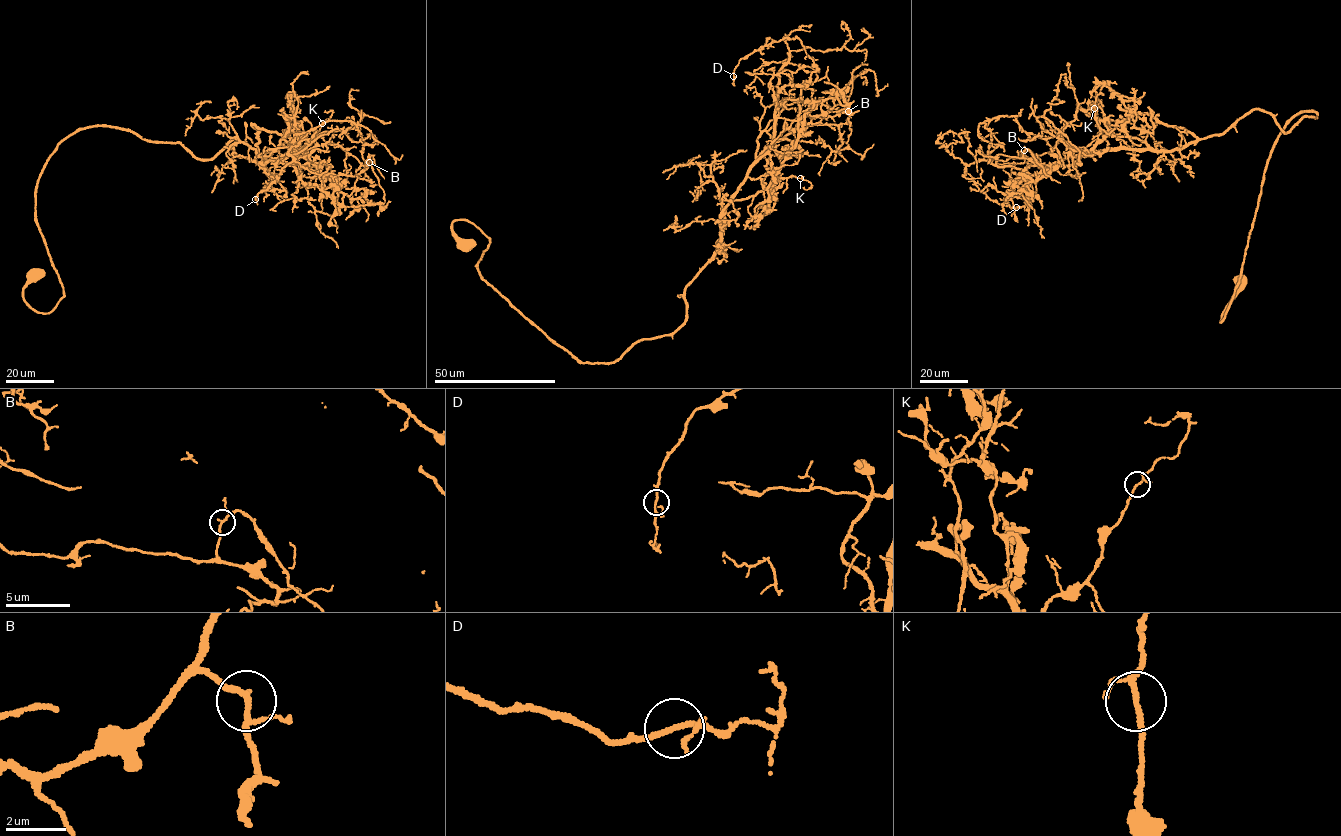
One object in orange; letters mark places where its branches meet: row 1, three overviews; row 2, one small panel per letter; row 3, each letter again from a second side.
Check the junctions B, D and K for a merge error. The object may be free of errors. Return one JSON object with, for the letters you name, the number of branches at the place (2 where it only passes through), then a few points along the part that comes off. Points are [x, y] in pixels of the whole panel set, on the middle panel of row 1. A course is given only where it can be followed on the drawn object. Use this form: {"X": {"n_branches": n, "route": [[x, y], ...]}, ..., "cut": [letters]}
{"cut": []}

